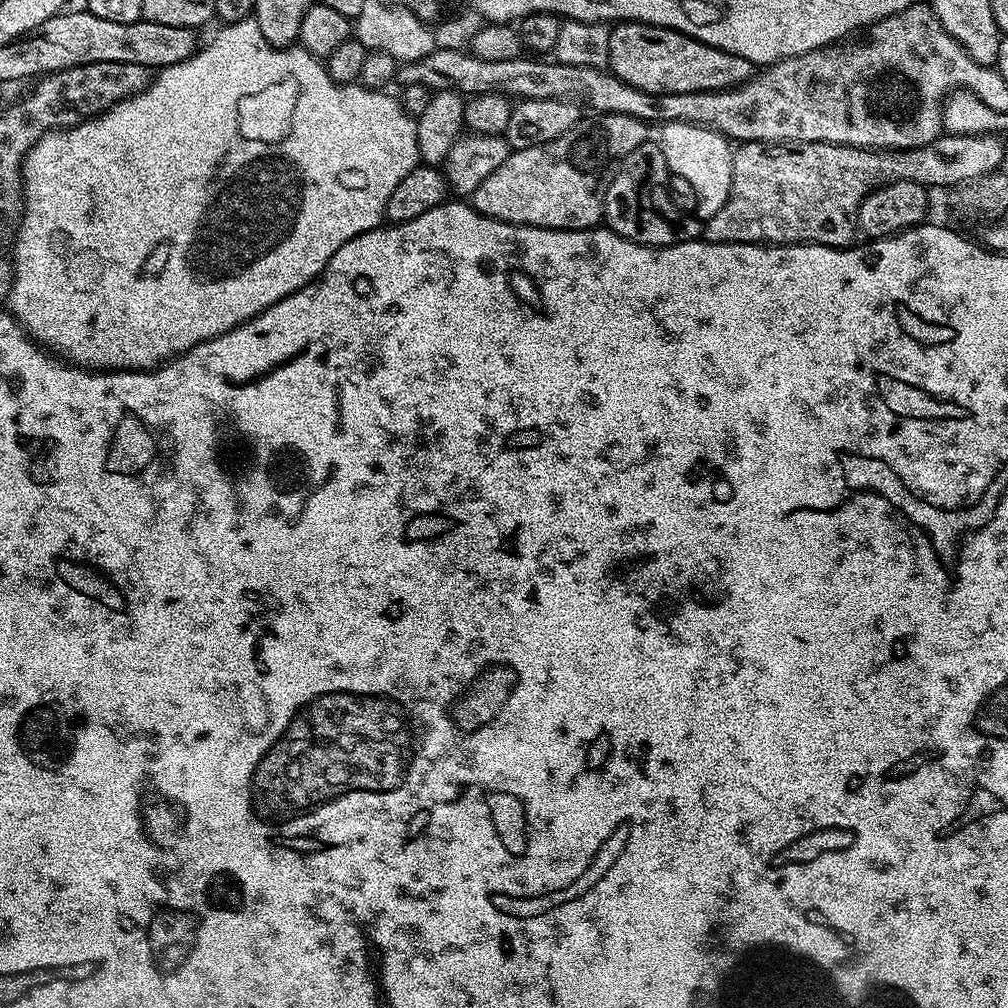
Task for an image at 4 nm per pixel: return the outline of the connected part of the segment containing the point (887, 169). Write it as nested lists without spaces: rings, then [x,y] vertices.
[[[994,132],[981,136],[942,134],[925,148],[903,150],[849,148],[846,144],[767,144],[761,140],[741,143],[732,153],[733,181],[729,198],[718,214],[703,225],[703,239],[712,244],[821,244],[831,248],[847,248],[858,236],[856,219],[864,197],[877,185],[909,180],[933,189],[951,190],[958,183],[990,174],[1001,167],[1004,144],[1000,138]]]

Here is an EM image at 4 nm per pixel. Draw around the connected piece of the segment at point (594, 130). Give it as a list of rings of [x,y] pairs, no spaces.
[[[596,114],[591,118],[592,124],[581,122],[574,130],[562,134],[562,138],[554,138],[554,142],[530,146],[526,150],[509,151],[506,162],[502,162],[502,166],[498,166],[498,170],[494,170],[494,174],[490,174],[490,178],[486,178],[478,190],[474,190],[470,197],[472,207],[507,224],[529,224],[535,228],[562,230],[597,227],[604,215],[606,190],[614,174],[620,169],[624,156],[649,139],[650,128],[645,121],[626,114]]]

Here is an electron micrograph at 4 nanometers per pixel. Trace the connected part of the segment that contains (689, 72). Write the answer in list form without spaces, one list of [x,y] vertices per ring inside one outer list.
[[[636,20],[620,22],[612,28],[608,68],[619,80],[638,90],[646,90],[646,94],[720,92],[723,88],[736,88],[739,84],[745,84],[754,75],[752,63],[746,58],[738,58],[738,54],[723,52],[721,48],[703,44],[681,32],[659,28],[653,24],[640,24]]]

